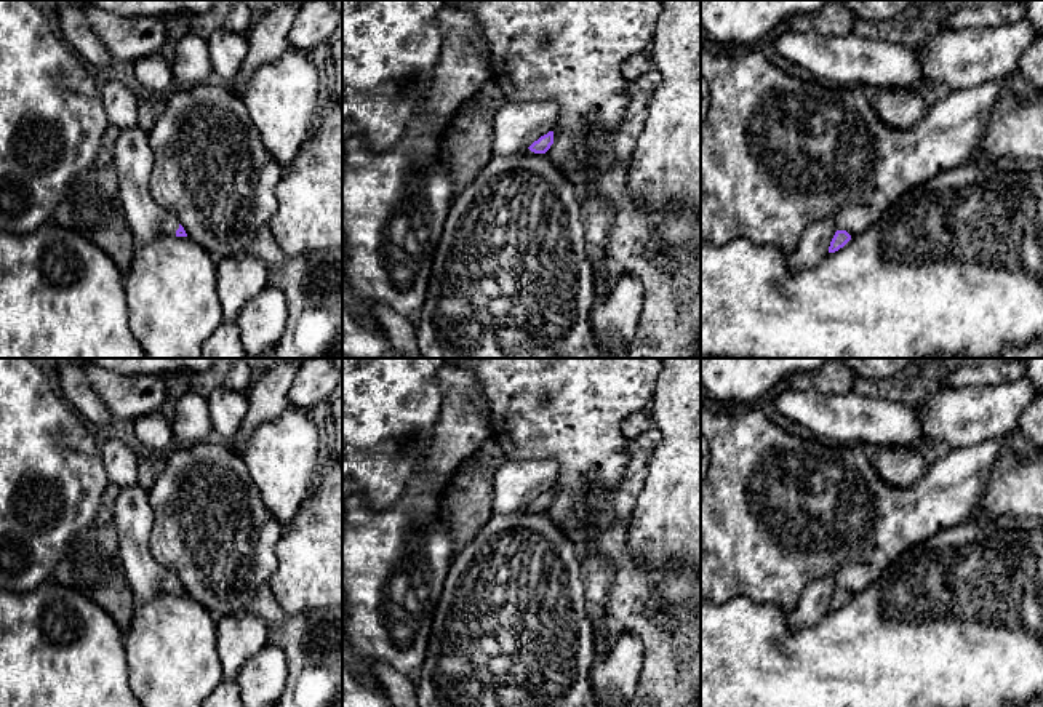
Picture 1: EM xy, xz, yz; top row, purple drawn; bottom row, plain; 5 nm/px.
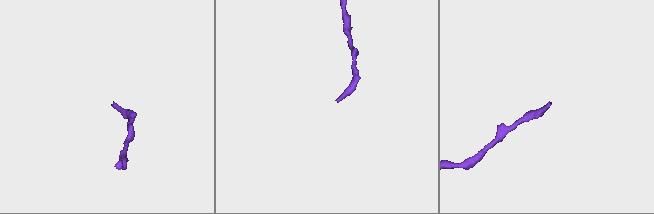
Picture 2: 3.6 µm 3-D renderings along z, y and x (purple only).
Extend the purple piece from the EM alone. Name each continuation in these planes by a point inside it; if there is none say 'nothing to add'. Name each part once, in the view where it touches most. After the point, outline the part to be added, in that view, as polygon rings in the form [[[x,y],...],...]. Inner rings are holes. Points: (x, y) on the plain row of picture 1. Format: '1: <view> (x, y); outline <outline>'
1: xy (170, 583); outline [[[168,569],[162,579],[160,587],[163,592],[176,595],[176,589],[179,587],[179,579],[173,571]]]

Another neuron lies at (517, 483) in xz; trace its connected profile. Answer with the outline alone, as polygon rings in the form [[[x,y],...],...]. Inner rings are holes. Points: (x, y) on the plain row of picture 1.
[[[555,459],[507,461],[493,477],[493,513],[507,515],[528,507],[557,483]]]

